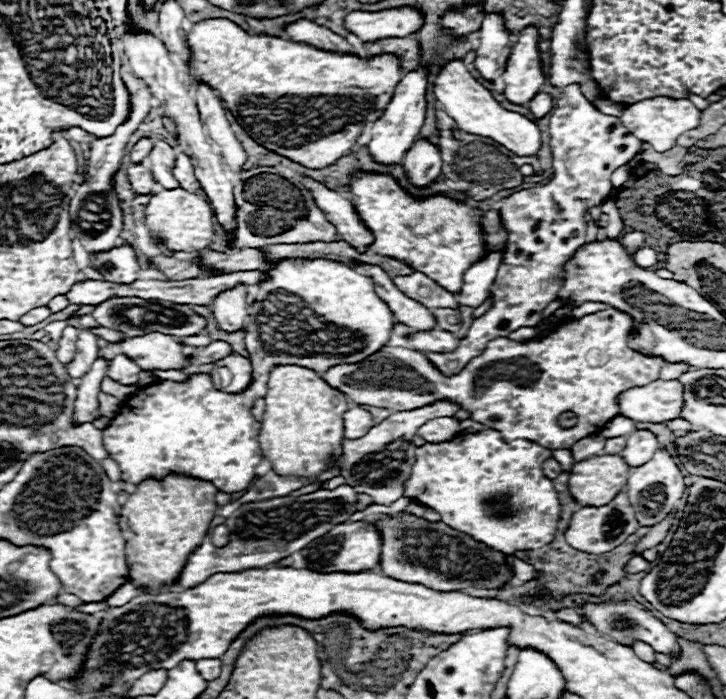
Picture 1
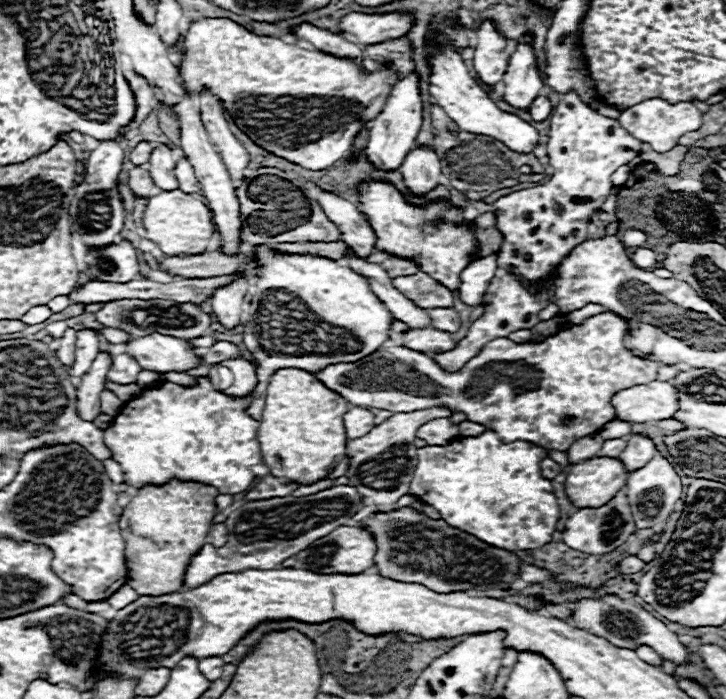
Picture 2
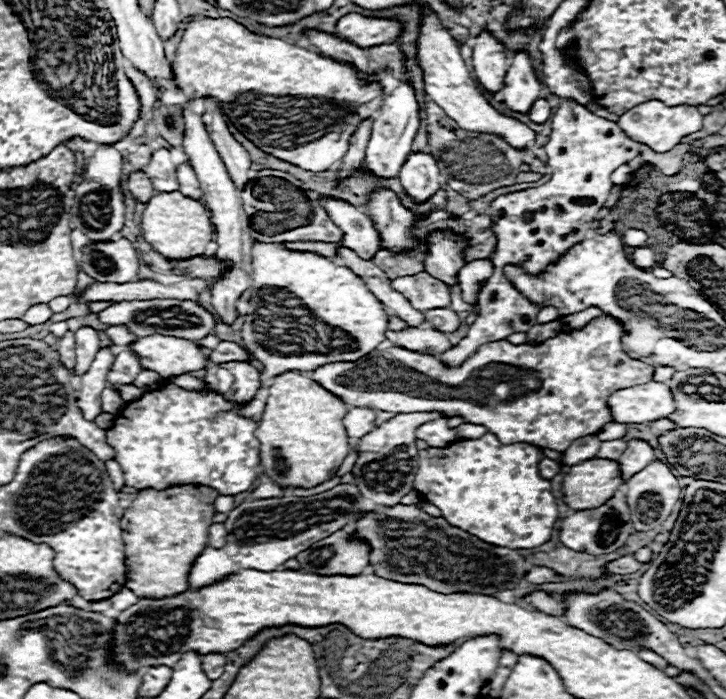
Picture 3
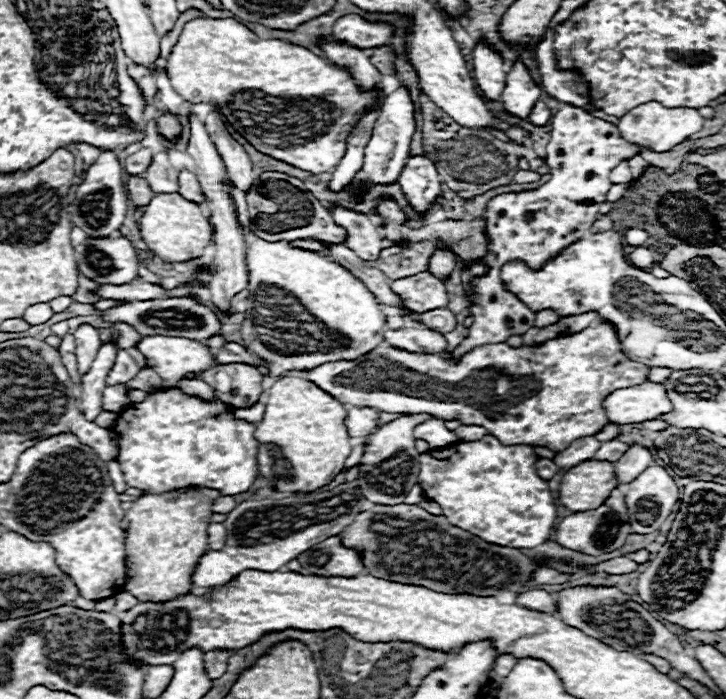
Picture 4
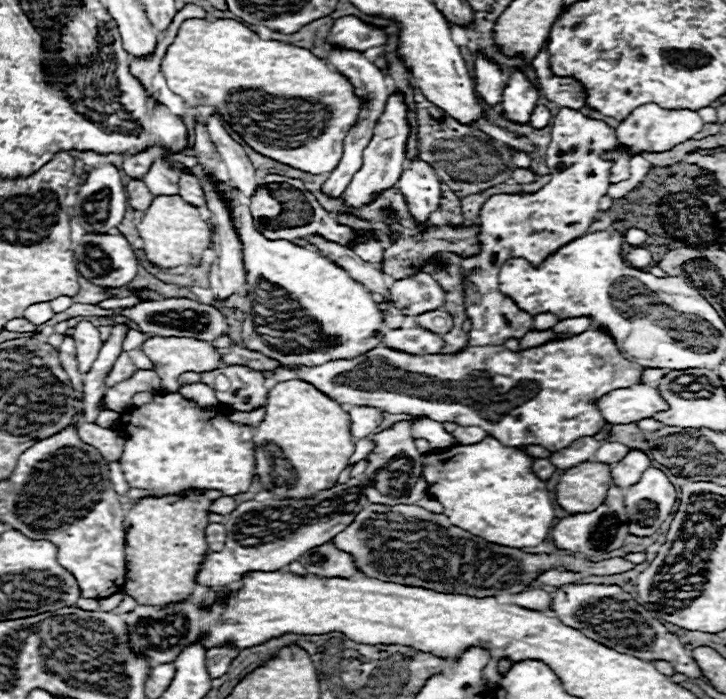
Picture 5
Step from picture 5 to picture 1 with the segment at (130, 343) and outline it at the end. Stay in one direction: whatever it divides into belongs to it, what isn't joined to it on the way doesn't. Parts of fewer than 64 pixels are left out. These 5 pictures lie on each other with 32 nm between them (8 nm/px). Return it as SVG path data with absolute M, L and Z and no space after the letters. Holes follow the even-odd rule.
M90 328L96 336L100 336L100 338L104 338L104 340L108 340L108 342L122 342L122 340L126 340L126 336L122 334L122 332L118 332L118 330L112 330L112 328Z

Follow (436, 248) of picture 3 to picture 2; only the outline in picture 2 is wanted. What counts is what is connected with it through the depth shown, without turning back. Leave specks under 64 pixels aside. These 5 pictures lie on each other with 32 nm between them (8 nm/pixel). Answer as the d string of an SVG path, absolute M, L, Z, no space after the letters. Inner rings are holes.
M366 182L360 194L362 210L368 214L372 228L378 236L376 250L388 252L402 258L412 258L420 264L420 270L446 284L446 288L454 290L460 286L460 272L472 262L470 252L476 248L476 240L468 230L466 218L462 212L452 210L448 204L428 204L426 208L416 208L404 202L402 194L384 182ZM436 214L444 214L444 224L436 226L432 218ZM458 224L458 226L456 226ZM468 260L468 262L466 262Z

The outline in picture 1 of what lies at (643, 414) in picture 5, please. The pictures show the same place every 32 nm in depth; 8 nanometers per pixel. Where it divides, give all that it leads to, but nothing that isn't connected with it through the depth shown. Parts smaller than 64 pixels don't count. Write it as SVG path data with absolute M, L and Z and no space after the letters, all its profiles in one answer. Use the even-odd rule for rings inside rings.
M654 380L618 396L618 414L634 422L666 422L678 418L684 400L678 380Z

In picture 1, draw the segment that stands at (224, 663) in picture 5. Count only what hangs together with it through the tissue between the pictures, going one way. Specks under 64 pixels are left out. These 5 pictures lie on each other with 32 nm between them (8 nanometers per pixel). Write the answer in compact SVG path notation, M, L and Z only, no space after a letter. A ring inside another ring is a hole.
M204 658L204 660L198 660L196 668L198 668L198 672L202 672L202 676L206 680L214 680L222 672L222 662L220 662L220 658Z

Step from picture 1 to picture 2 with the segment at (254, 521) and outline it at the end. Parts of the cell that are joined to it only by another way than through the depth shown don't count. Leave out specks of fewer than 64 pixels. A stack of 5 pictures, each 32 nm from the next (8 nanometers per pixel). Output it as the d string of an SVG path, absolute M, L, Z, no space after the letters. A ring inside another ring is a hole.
M334 486L330 490L302 498L284 496L244 502L224 522L230 532L226 546L214 548L212 544L204 544L204 548L192 558L190 568L186 570L184 588L202 586L218 574L242 572L248 568L272 570L286 558L306 550L314 540L328 536L334 528L342 524L348 524L348 520L360 508L362 496L354 486Z

